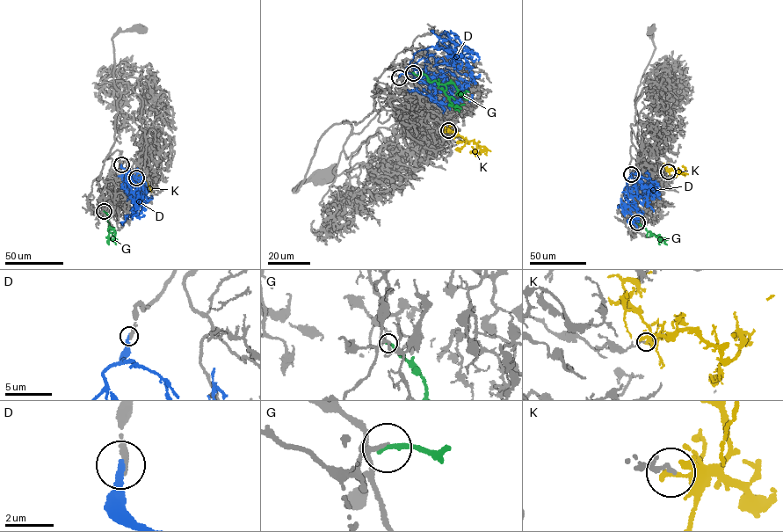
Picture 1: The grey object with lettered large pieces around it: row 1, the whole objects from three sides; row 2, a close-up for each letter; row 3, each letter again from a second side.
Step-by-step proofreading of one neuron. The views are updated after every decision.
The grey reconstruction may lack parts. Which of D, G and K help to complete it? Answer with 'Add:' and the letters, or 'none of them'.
Add: D

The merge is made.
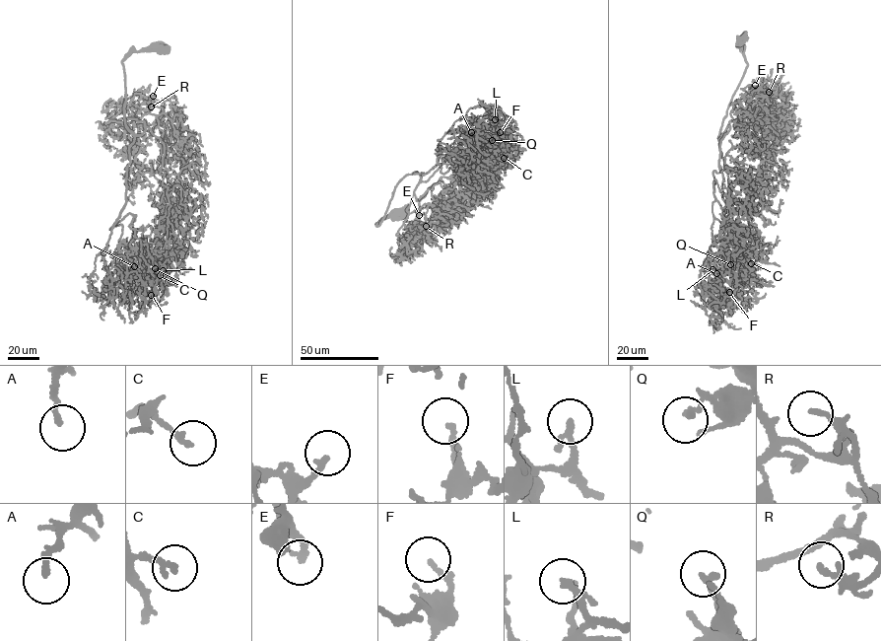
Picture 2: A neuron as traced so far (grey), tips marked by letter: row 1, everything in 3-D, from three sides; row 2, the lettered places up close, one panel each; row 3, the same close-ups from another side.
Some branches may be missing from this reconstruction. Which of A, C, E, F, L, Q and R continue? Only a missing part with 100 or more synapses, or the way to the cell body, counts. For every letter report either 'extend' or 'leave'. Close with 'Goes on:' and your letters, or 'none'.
A: leave
C: leave
E: extend
F: leave
L: leave
Q: leave
R: extend
Goes on: E, R

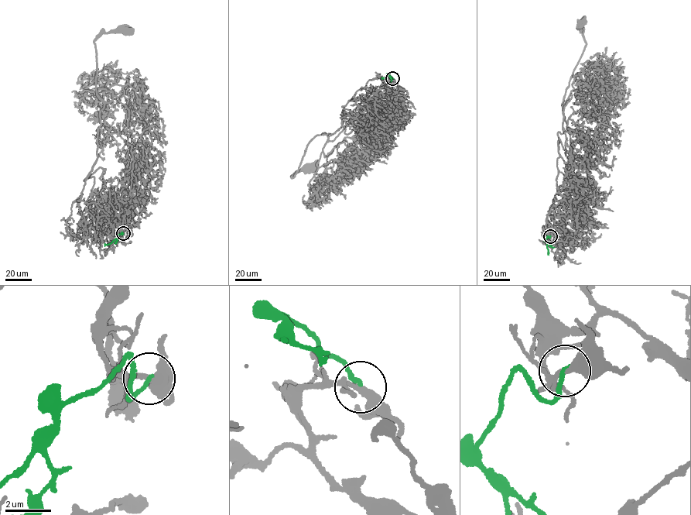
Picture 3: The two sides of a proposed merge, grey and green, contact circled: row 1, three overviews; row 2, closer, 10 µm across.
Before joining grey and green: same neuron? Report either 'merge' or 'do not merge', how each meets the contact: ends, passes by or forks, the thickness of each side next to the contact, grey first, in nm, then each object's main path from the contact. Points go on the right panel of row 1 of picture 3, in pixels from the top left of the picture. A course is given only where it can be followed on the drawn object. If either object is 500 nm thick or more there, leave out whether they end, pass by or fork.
do not merge; grey passes by; green ends there; 320 nm thick on the grey side, 180 nm on the other; grey runs (550, 236), (545, 220), (564, 198), (557, 132), (586, 45), (581, 22); green runs (550, 236), (545, 240), (549, 255)

